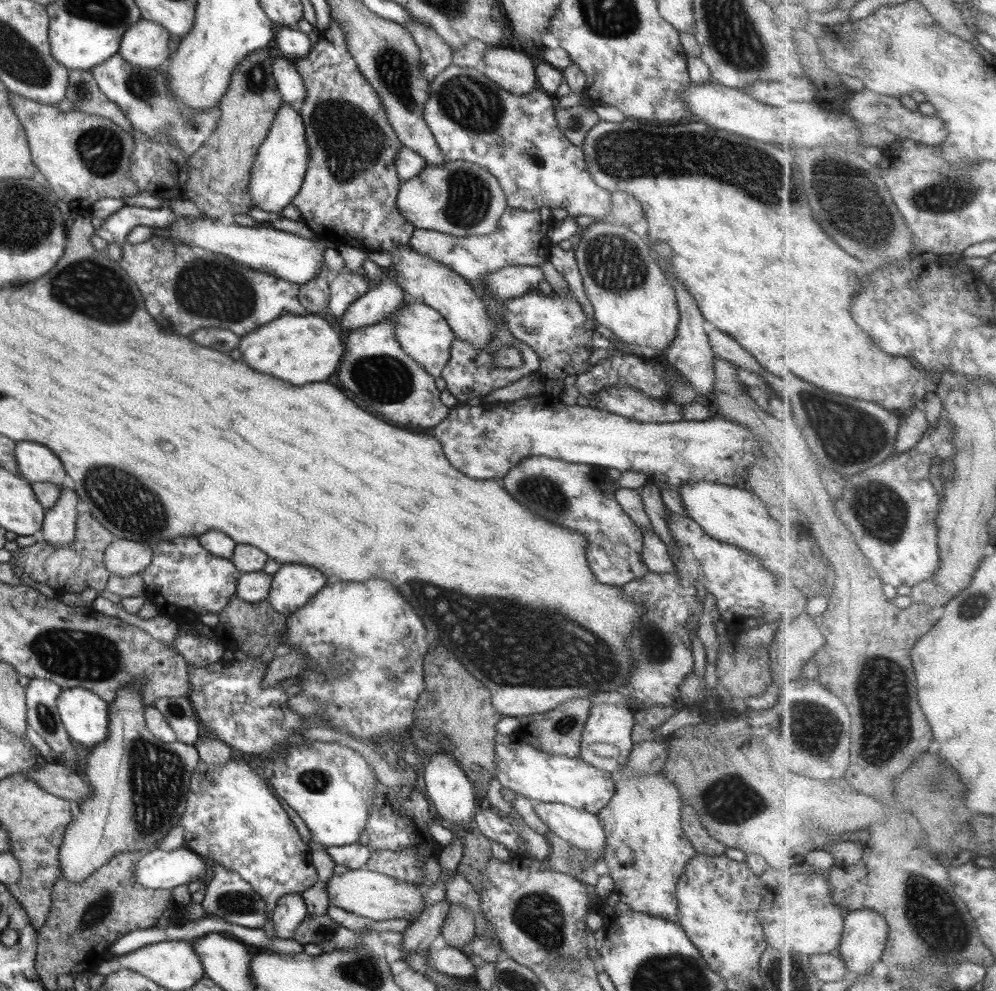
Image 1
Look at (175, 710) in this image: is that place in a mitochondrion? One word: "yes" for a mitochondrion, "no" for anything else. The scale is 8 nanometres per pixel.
yes

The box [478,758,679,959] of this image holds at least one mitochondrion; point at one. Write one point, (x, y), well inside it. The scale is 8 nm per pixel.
(538, 915)

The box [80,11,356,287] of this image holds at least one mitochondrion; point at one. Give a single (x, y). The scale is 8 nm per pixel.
(140, 86)

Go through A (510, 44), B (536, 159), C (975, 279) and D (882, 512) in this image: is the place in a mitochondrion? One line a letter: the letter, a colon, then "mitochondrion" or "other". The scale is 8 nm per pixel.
A: other
B: mitochondrion
C: other
D: mitochondrion

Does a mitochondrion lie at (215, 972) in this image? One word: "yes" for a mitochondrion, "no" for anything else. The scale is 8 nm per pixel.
no

